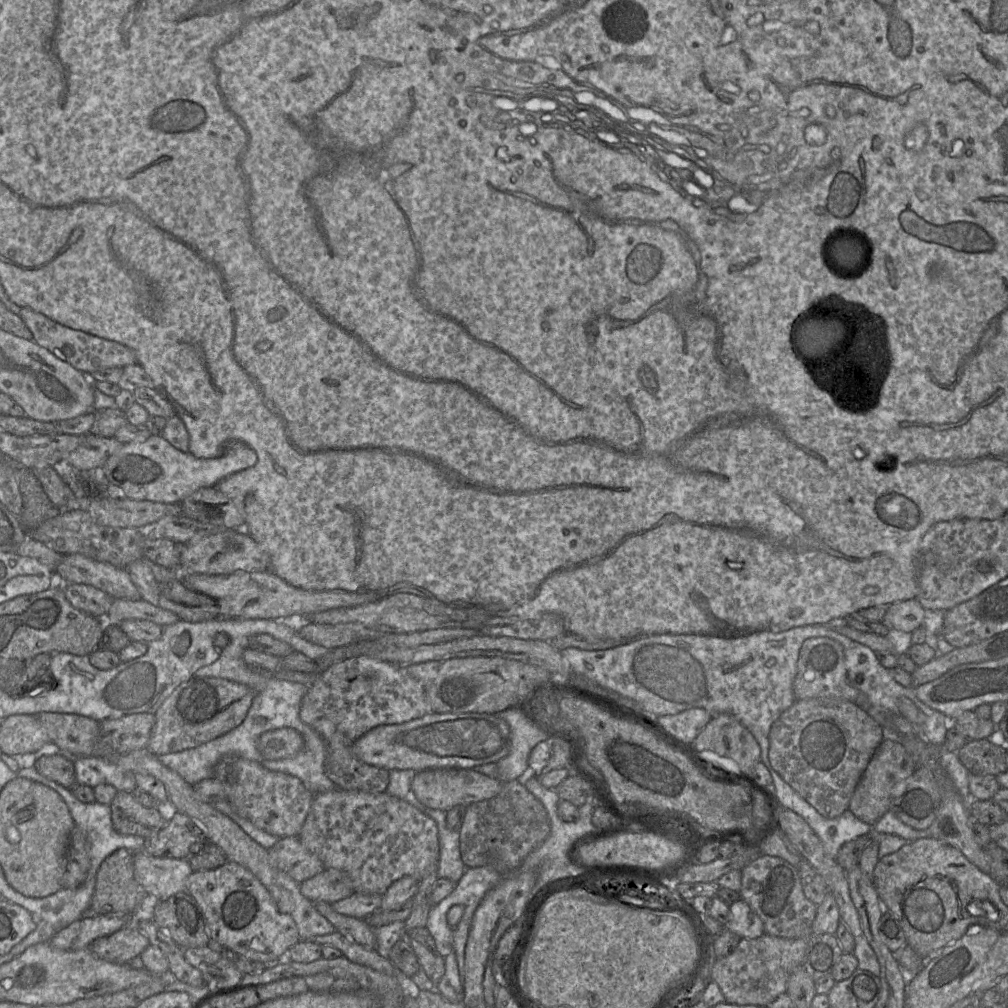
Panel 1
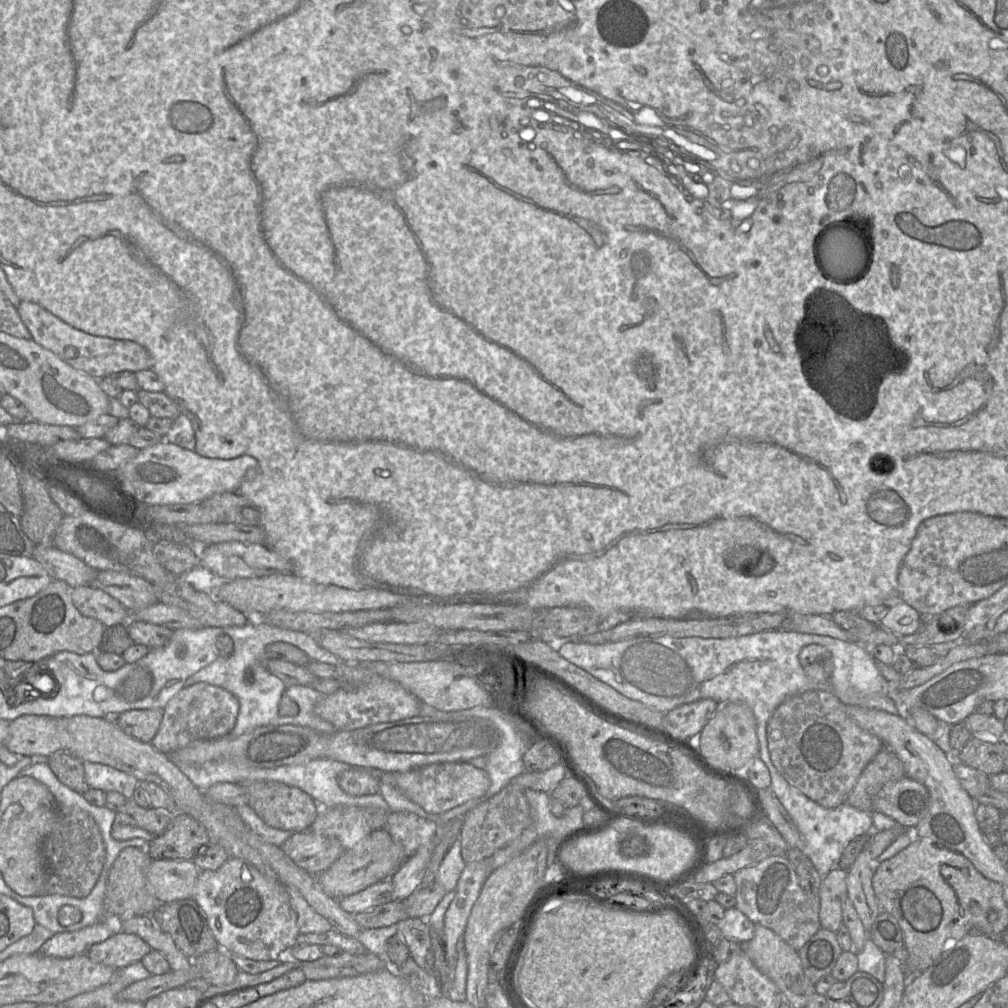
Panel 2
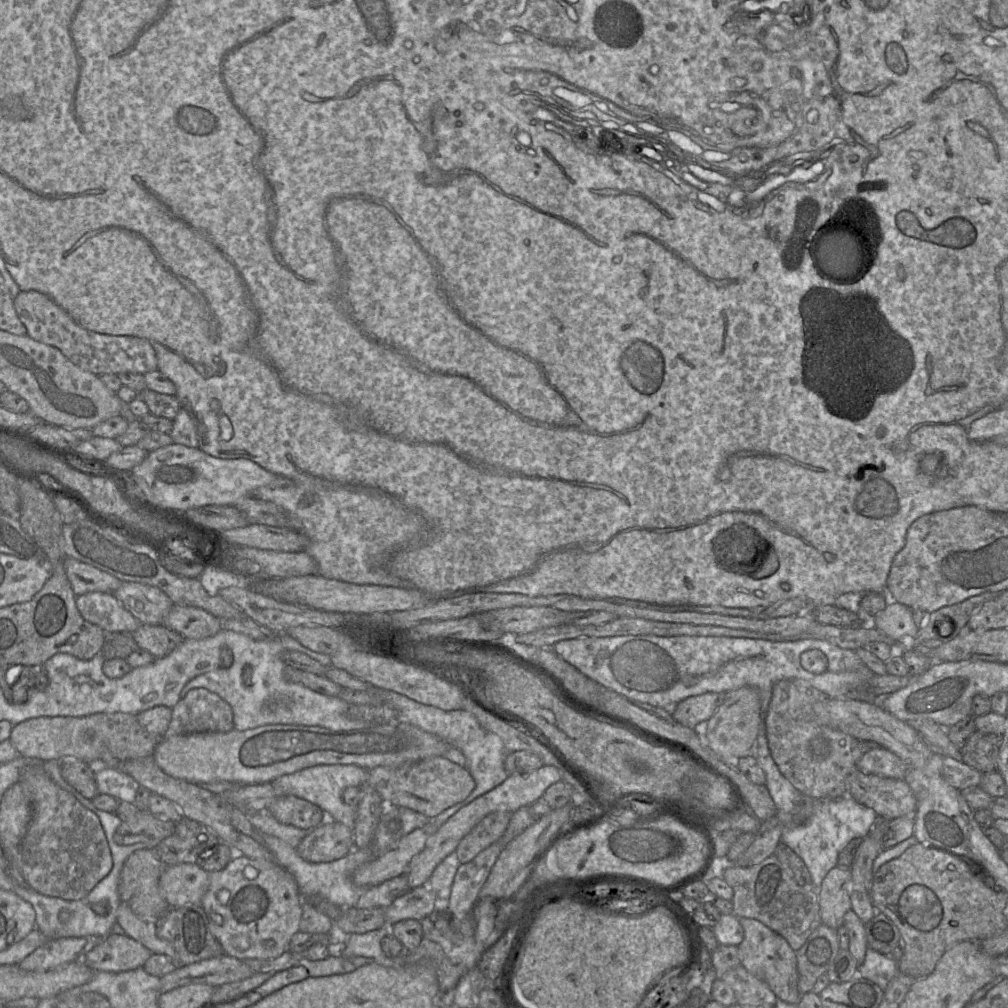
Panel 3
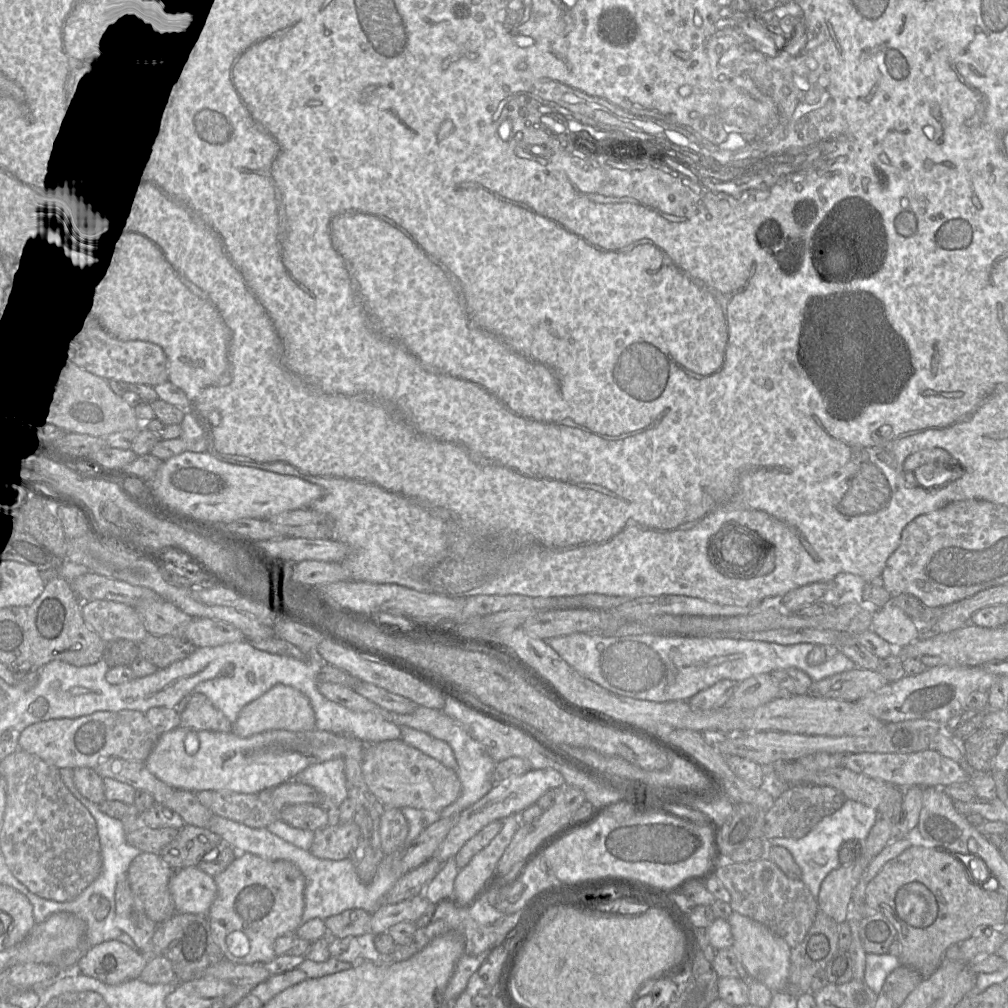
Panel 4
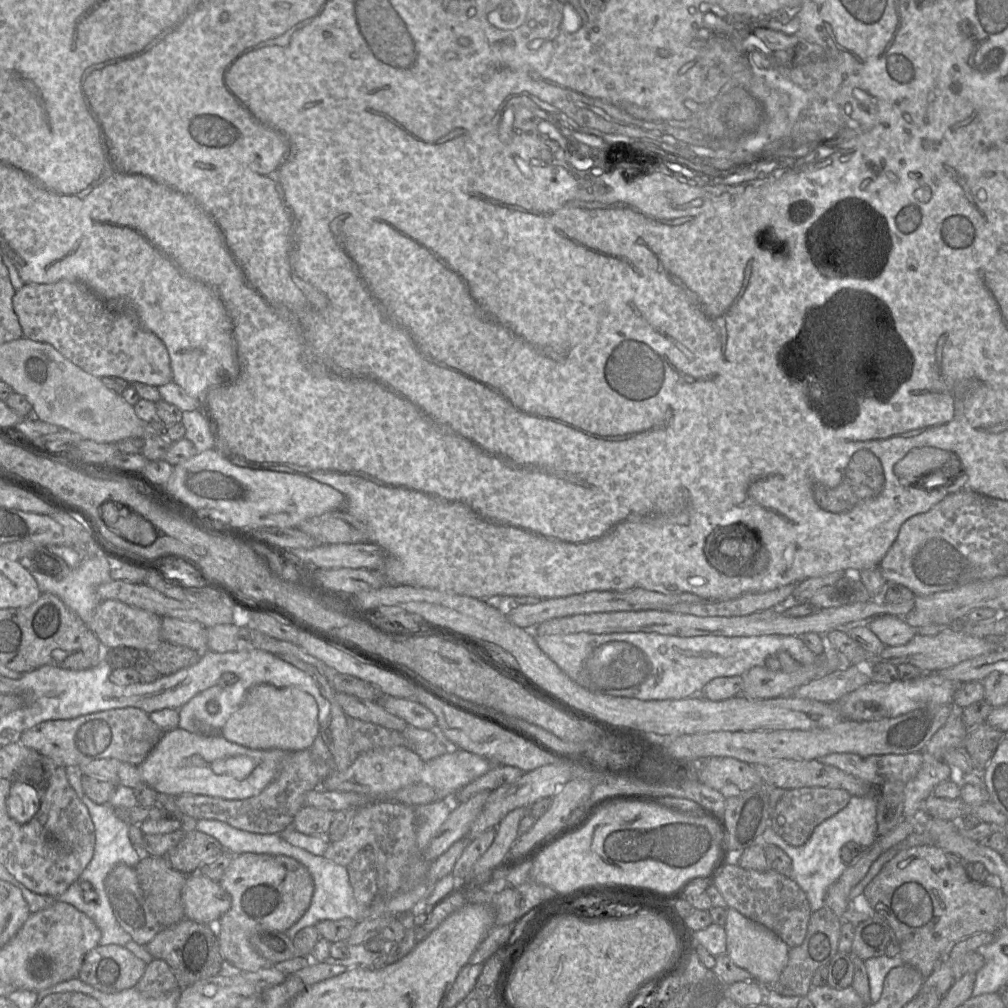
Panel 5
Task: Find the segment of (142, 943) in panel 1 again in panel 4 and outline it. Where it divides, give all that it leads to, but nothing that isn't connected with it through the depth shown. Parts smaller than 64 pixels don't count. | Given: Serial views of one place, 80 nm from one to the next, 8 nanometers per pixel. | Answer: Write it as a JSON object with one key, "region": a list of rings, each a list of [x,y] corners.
{"region":[[[119,939],[90,948],[78,961],[76,971],[108,985],[119,985],[140,977],[147,959]]]}

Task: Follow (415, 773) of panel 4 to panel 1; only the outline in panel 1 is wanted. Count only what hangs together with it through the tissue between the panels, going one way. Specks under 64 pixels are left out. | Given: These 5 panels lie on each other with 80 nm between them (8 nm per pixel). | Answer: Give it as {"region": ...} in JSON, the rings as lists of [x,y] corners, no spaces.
{"region":[[[430,769],[417,772],[412,780],[412,789],[418,800],[426,807],[436,810],[449,811],[456,805],[468,807],[470,804],[487,800],[498,795],[504,783],[497,778],[481,774],[475,769]]]}

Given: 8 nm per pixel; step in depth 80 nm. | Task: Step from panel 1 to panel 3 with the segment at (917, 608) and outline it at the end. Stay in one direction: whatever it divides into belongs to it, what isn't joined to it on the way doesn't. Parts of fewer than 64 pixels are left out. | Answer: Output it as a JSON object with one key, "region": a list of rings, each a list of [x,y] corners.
{"region":[[[891,601],[879,612],[871,624],[893,640],[914,638],[919,629],[916,626],[912,610],[904,604]]]}

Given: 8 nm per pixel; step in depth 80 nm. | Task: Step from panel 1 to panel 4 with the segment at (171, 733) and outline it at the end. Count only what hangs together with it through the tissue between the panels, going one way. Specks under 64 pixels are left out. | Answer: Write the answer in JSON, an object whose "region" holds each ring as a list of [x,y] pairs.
{"region":[[[196,693],[180,713],[179,727],[224,733],[231,732],[232,723],[205,695]]]}

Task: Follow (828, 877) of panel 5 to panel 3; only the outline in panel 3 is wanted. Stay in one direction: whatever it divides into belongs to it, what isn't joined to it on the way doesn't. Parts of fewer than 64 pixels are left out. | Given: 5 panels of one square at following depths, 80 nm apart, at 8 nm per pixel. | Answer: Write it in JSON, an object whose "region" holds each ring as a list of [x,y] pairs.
{"region":[[[848,795],[835,799],[818,799],[816,813],[801,825],[785,826],[780,840],[804,861],[817,894],[826,874],[837,865],[840,851],[853,838],[864,838],[877,818],[877,814],[872,808],[858,803]]]}

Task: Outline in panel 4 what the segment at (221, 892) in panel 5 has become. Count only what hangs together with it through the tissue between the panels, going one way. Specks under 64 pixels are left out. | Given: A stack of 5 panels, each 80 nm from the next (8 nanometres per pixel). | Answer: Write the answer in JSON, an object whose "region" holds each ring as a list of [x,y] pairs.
{"region":[[[197,866],[175,870],[169,890],[179,913],[207,915],[217,895],[214,878]]]}

